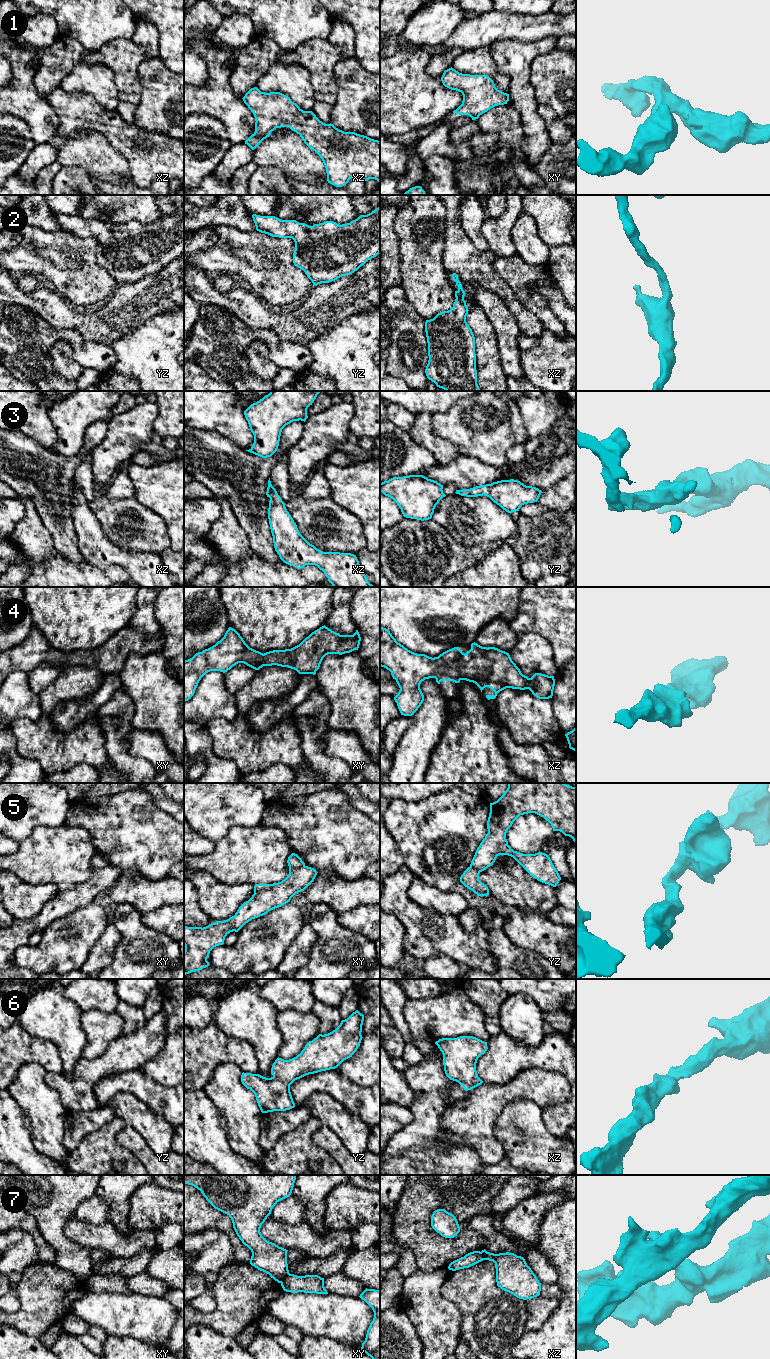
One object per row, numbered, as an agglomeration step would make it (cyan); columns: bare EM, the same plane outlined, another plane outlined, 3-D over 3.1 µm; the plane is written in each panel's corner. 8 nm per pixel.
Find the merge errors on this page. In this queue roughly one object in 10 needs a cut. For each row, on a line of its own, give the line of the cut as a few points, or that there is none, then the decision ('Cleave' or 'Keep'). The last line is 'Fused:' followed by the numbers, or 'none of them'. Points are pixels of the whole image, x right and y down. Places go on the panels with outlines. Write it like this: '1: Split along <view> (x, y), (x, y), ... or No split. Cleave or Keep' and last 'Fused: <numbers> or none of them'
1: No split. Keep
2: No split. Keep
3: No split. Keep
4: No split. Keep
5: No split. Keep
6: No split. Keep
7: Split along xy (289, 1273), (280, 1282). Cleave
Fused: 7

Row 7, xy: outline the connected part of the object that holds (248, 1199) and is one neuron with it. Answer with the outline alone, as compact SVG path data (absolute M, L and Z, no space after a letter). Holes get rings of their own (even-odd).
M184 1175L184 1184L200 1190L215 1209L231 1218L237 1236L252 1252L250 1264L278 1283L289 1274L288 1250L267 1241L260 1228L273 1207L291 1195L295 1180L296 1175Z

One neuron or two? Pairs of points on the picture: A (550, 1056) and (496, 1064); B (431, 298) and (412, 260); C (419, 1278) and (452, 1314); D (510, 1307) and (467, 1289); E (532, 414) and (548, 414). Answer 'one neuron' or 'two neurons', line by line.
A: one neuron
B: one neuron
C: one neuron
D: one neuron
E: one neuron

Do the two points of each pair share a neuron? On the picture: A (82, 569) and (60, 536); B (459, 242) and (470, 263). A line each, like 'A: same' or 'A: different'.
A: different
B: same

